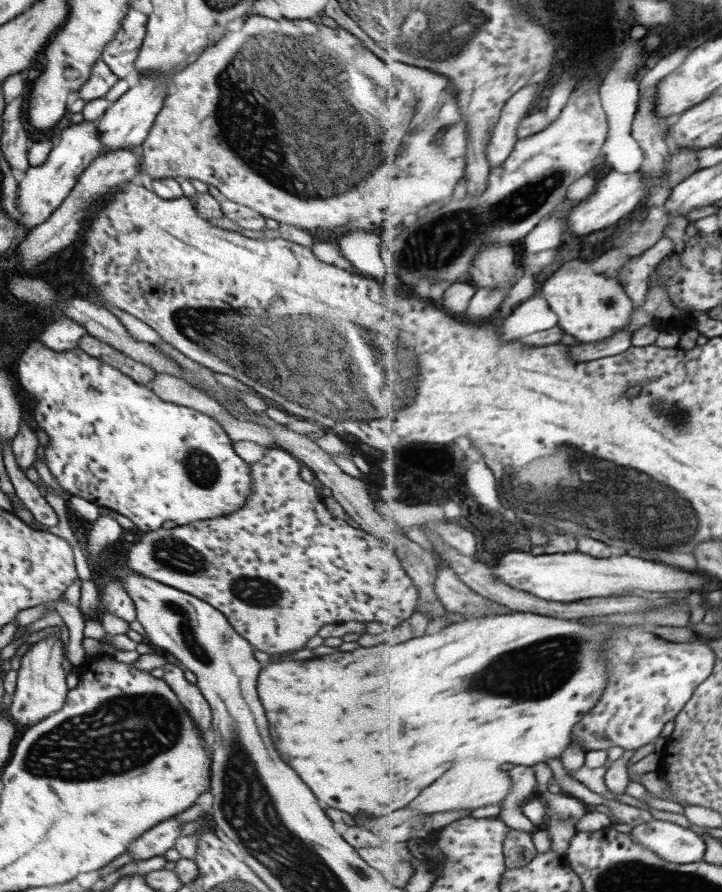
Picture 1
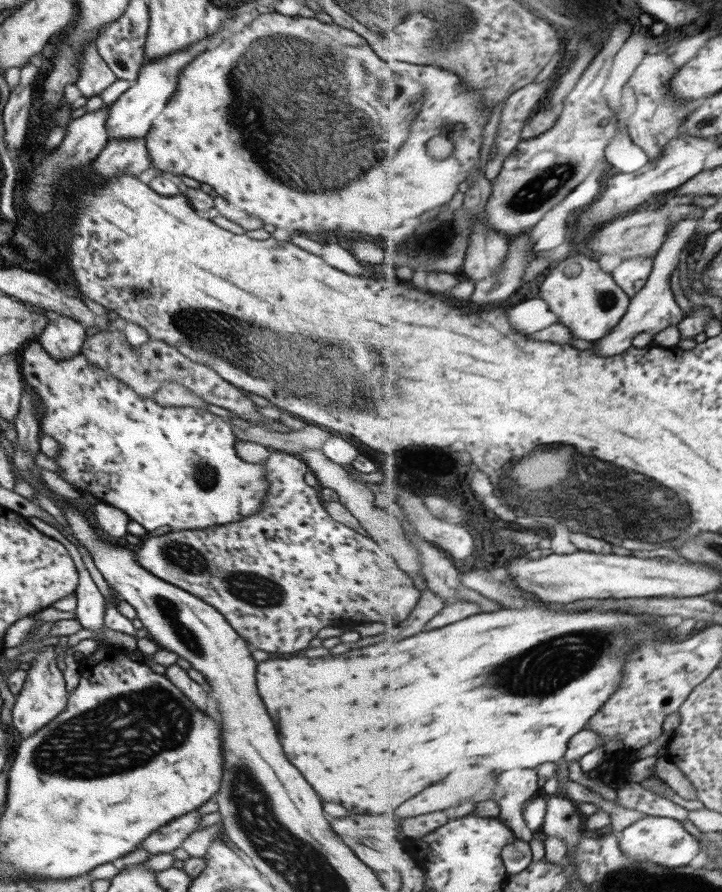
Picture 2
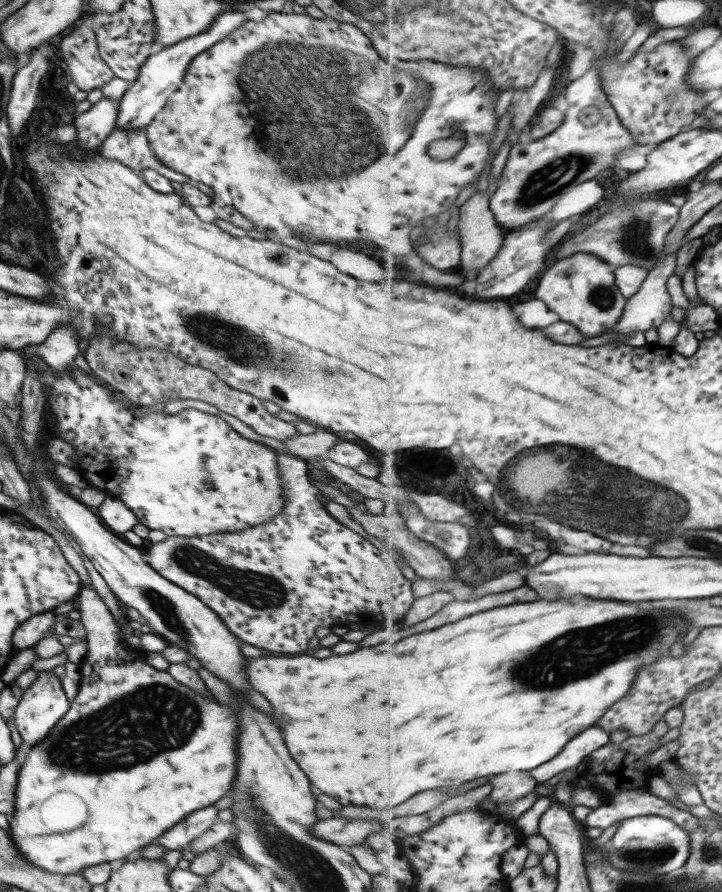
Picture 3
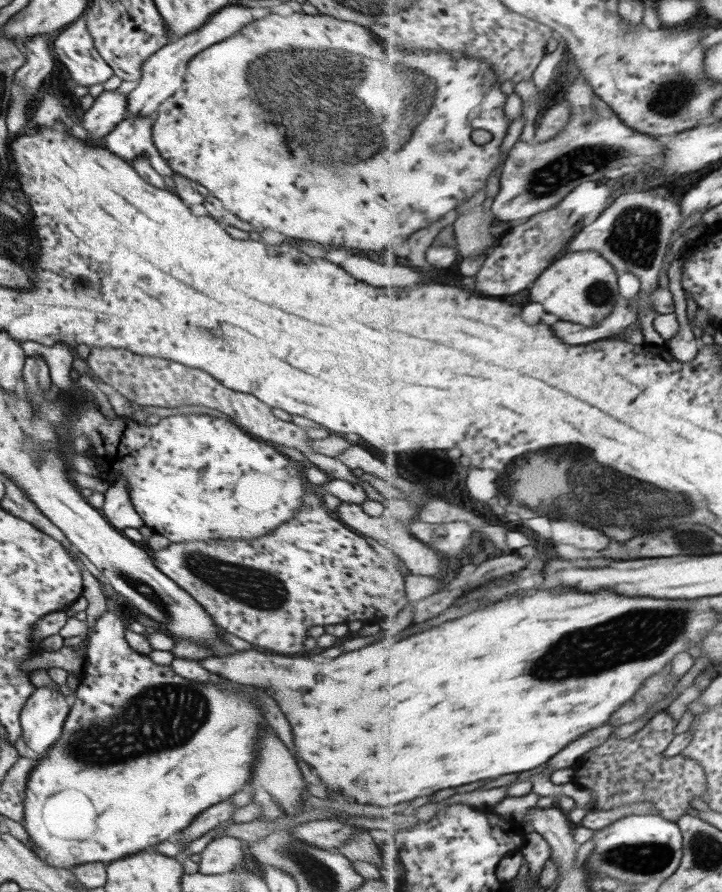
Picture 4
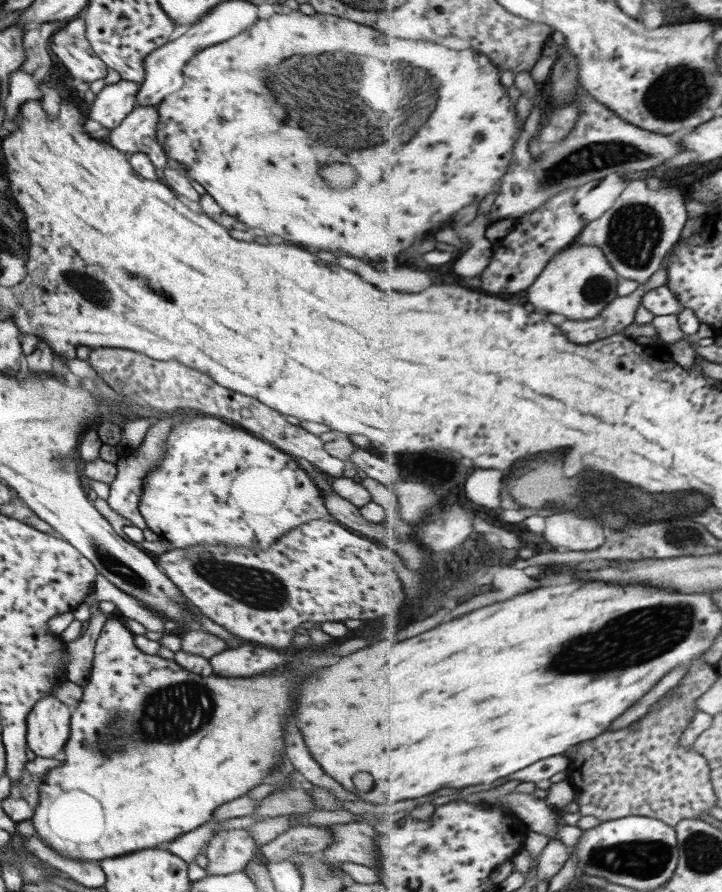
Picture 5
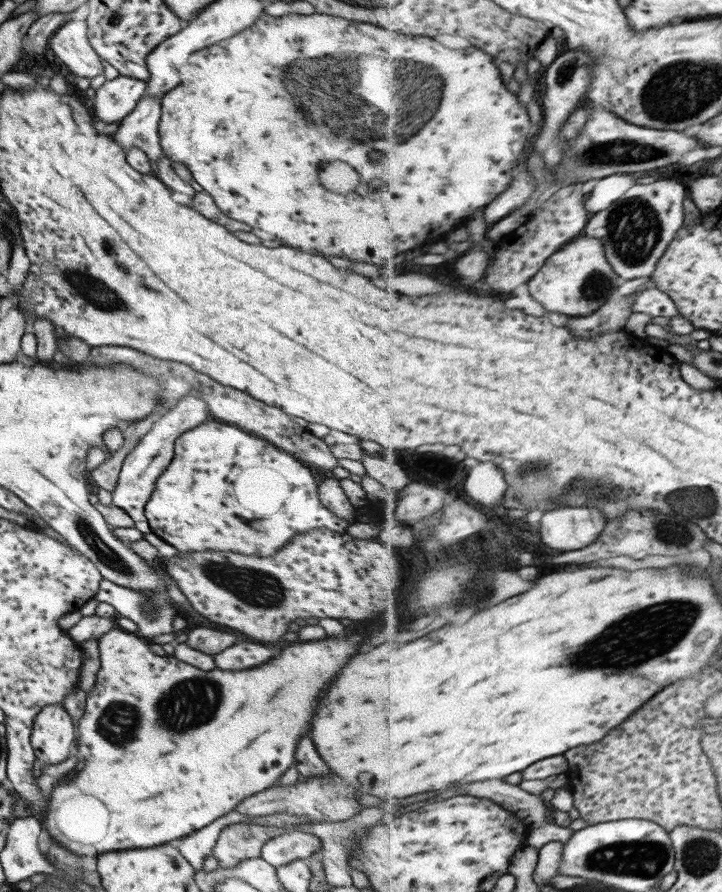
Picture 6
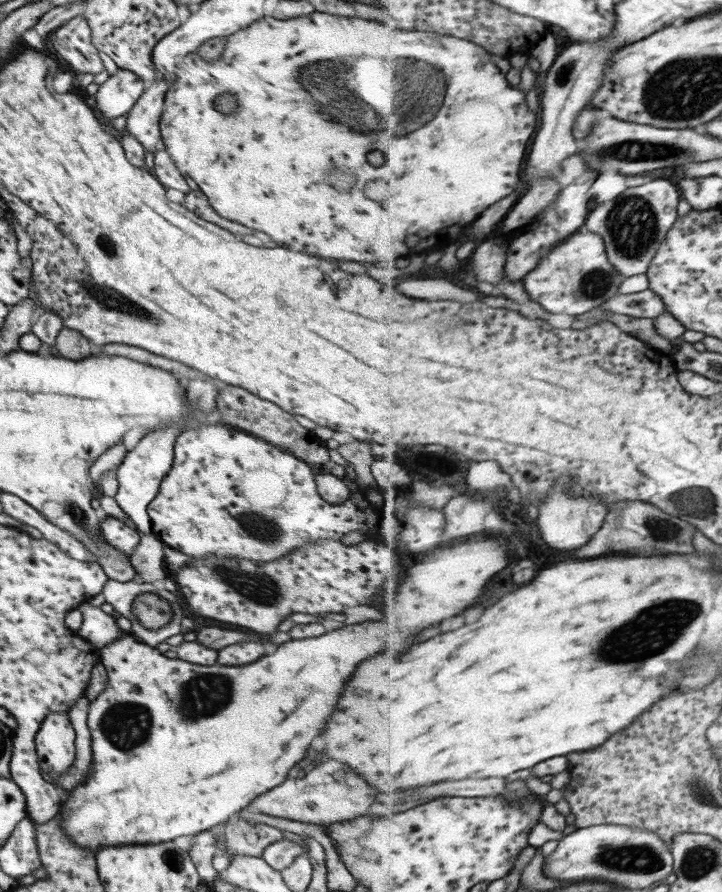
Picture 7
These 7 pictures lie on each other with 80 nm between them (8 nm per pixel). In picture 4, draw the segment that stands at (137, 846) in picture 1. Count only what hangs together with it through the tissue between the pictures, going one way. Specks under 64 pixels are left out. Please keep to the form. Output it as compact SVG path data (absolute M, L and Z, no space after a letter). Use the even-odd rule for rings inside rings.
M221 801L209 808L203 810L196 816L196 820L189 826L186 826L181 832L174 834L170 838L171 841L184 840L187 842L199 838L202 834L205 834L208 830L215 828L220 823L228 821L231 814L233 814L235 807L229 801Z

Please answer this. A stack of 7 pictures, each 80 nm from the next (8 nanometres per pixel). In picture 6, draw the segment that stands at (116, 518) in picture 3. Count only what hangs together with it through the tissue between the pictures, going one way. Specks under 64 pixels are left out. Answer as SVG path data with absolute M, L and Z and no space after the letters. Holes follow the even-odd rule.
M197 391L185 393L167 412L151 425L149 431L125 455L122 460L115 488L111 492L111 504L128 514L134 527L142 534L149 534L150 528L144 515L144 506L151 496L155 481L161 476L164 468L170 463L174 451L175 439L186 430L201 424L210 418L206 402Z

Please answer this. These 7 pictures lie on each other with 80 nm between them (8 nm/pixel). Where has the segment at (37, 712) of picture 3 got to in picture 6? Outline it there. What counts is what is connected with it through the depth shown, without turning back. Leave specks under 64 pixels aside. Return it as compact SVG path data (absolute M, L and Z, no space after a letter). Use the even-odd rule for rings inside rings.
M48 704L35 715L29 742L41 764L63 762L72 752L74 740L72 719L61 704Z

